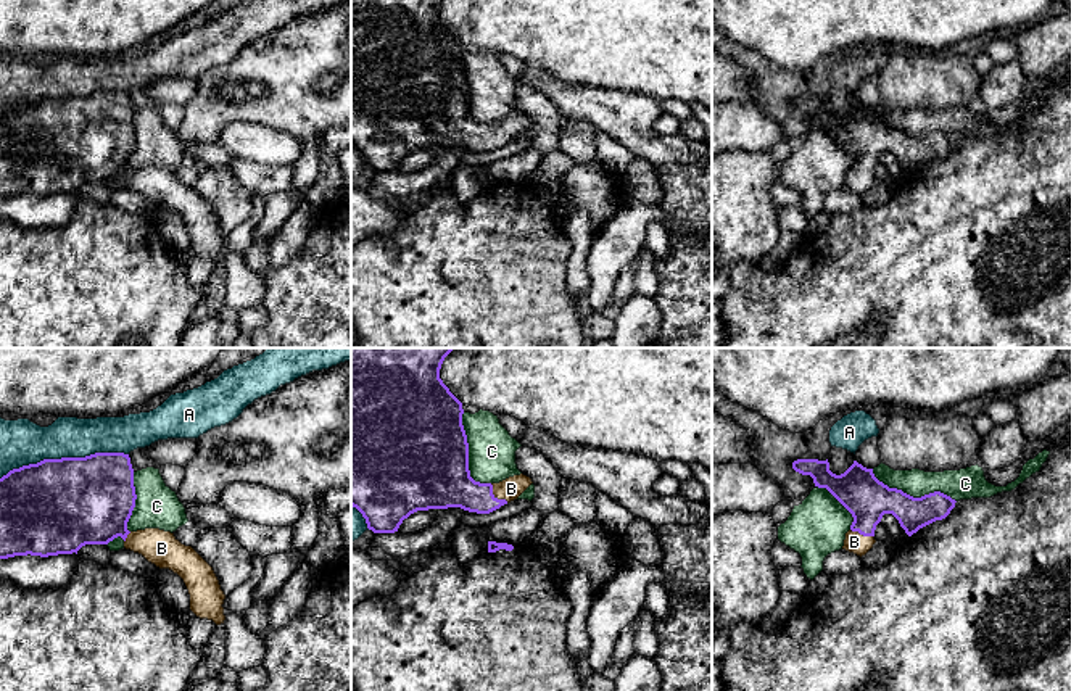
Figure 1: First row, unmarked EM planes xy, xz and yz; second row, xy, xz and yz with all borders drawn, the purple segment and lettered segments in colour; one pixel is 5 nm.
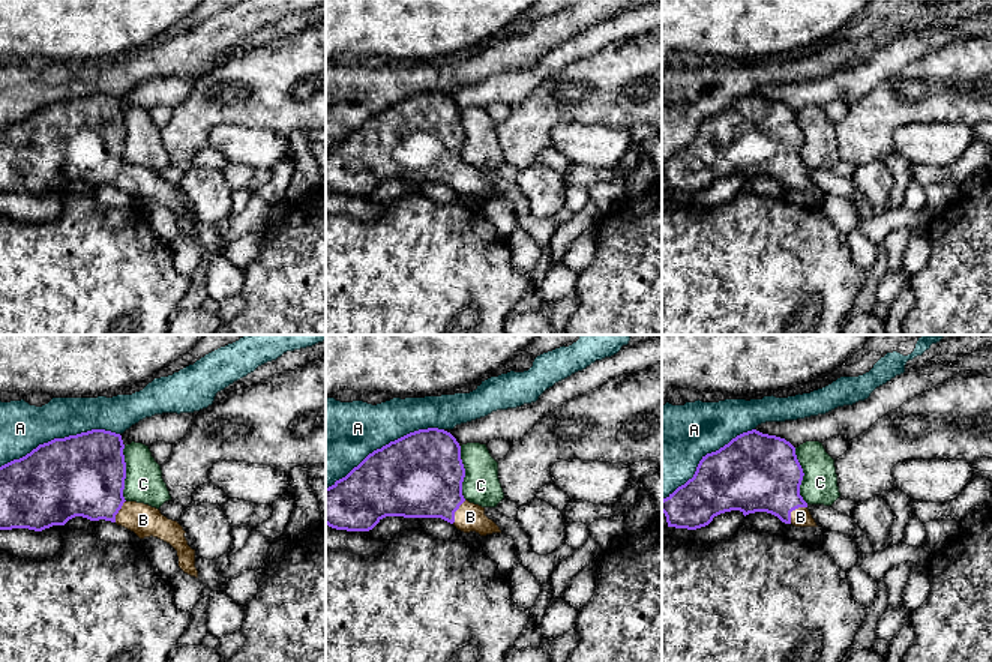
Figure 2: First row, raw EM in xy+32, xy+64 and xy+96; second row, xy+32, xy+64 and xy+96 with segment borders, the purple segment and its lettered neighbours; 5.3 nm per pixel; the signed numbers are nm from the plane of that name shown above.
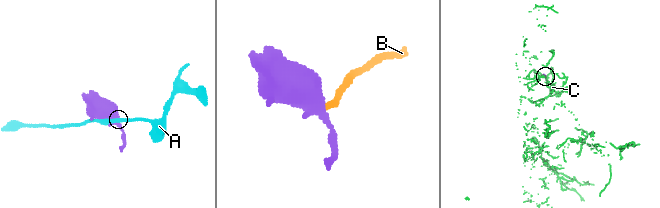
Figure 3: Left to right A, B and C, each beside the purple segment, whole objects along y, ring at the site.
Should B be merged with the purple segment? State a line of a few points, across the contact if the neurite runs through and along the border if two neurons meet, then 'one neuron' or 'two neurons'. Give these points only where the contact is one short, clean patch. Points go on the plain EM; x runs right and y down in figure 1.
xz (448, 124), (472, 136), (496, 137), (511, 128) | one neuron

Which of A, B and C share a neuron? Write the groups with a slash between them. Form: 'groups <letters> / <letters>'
groups A / B / C

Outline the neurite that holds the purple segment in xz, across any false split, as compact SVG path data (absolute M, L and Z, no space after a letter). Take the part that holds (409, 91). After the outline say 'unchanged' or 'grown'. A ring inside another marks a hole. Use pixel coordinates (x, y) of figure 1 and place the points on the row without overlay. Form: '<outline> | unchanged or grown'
M351 0L351 145L366 158L374 172L395 172L404 158L417 150L461 147L469 151L490 153L501 145L517 139L533 121L520 113L499 122L480 122L470 116L469 82L462 64L462 42L449 31L440 18L443 0Z | grown

